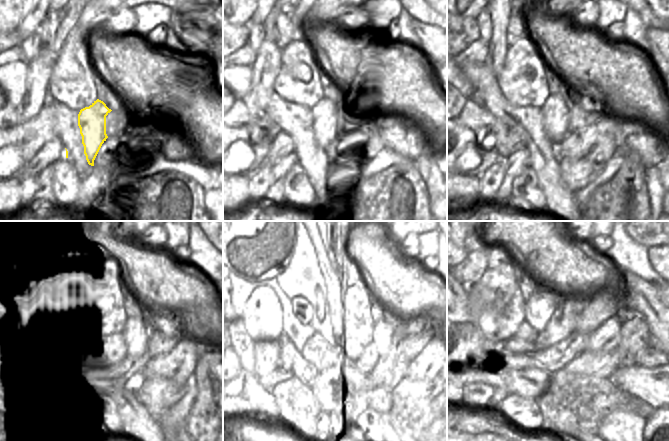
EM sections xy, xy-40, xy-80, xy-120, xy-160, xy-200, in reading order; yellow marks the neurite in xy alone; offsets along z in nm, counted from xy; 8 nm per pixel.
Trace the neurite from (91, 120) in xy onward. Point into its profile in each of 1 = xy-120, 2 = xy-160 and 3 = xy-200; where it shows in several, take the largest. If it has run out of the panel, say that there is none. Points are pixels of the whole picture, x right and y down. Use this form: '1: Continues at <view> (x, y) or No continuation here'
1: Continues at xy-120 (109, 330)
2: Continues at xy-160 (318, 308)
3: Continues at xy-200 (540, 306).

